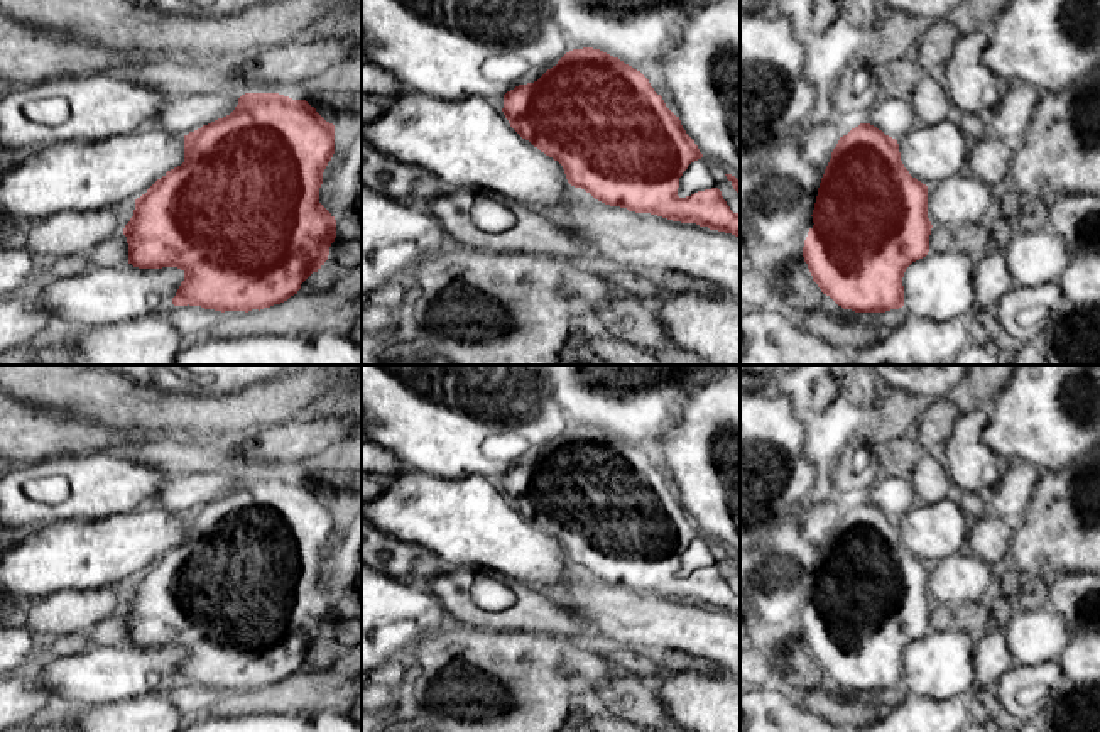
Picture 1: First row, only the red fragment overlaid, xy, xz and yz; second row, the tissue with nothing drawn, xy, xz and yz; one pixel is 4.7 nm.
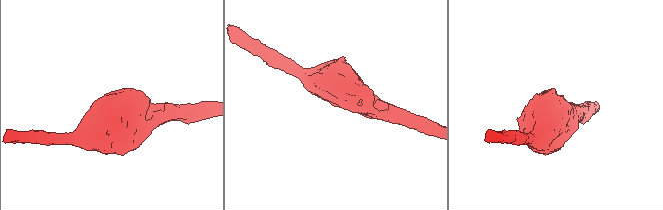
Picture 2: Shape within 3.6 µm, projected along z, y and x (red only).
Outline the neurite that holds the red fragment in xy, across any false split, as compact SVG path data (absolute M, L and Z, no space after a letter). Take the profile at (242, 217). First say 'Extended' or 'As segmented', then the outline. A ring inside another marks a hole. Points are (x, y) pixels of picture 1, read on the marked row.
As segmented. M245 93L238 98L235 110L201 128L184 135L184 162L167 171L157 179L145 194L135 199L133 216L123 228L123 235L128 243L128 264L139 269L162 269L177 267L184 272L176 296L172 298L174 306L201 306L215 311L252 311L264 309L274 304L287 301L297 294L301 284L313 274L318 272L329 255L329 247L336 238L336 220L319 203L319 188L323 184L323 172L335 154L335 125L326 122L314 107L306 100L292 100L279 93Z

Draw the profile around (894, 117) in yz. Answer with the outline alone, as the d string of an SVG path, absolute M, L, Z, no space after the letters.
M879 98L867 110L867 120L896 140L918 125L909 98Z

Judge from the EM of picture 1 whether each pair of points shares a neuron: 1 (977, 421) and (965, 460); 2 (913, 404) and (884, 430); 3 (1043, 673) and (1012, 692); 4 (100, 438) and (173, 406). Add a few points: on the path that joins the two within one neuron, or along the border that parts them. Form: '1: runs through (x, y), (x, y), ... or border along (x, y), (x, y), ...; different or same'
1: runs through (969, 431), (965, 450); same
2: runs through (906, 408), (891, 423); same
3: runs through (1036, 680), (1019, 692); same
4: border along (81, 420), (137, 431); different

